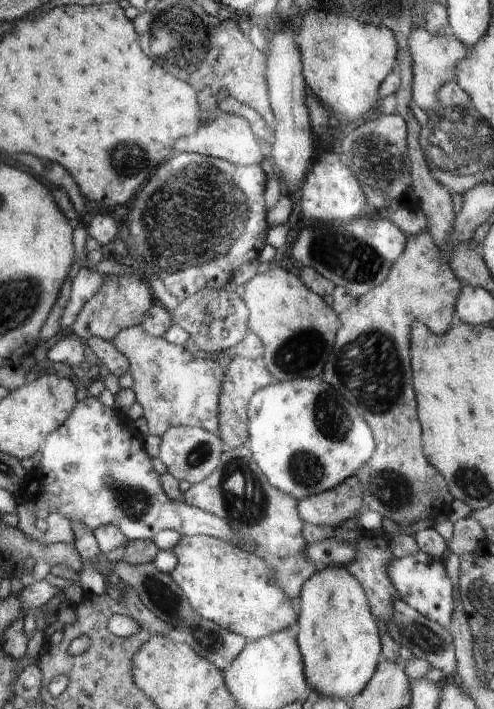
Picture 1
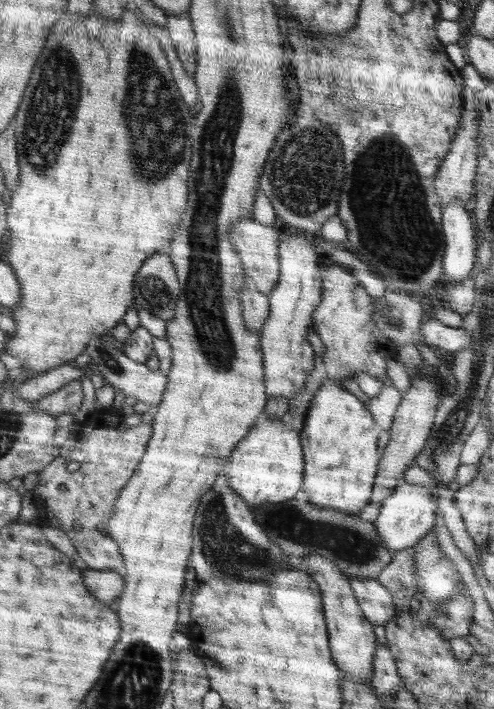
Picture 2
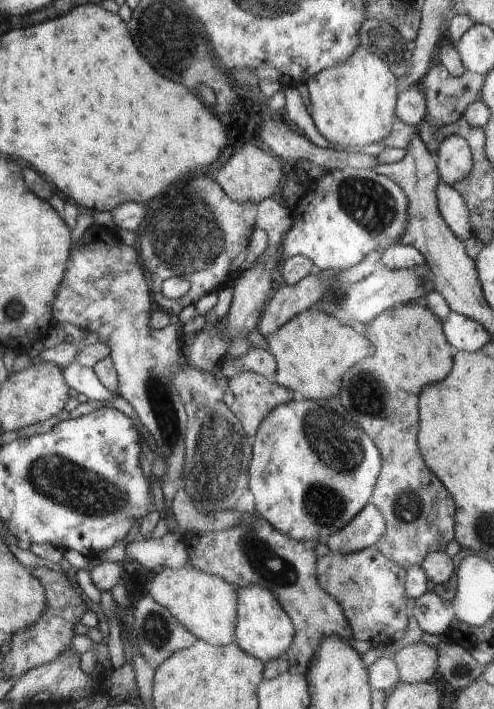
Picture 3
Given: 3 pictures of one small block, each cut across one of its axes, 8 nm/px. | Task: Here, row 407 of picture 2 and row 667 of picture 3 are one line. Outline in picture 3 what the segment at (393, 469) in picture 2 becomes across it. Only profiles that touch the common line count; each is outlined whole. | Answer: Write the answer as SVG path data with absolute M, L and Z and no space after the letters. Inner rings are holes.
M424 642L397 647L391 655L400 675L400 683L421 683L437 679L438 652Z

